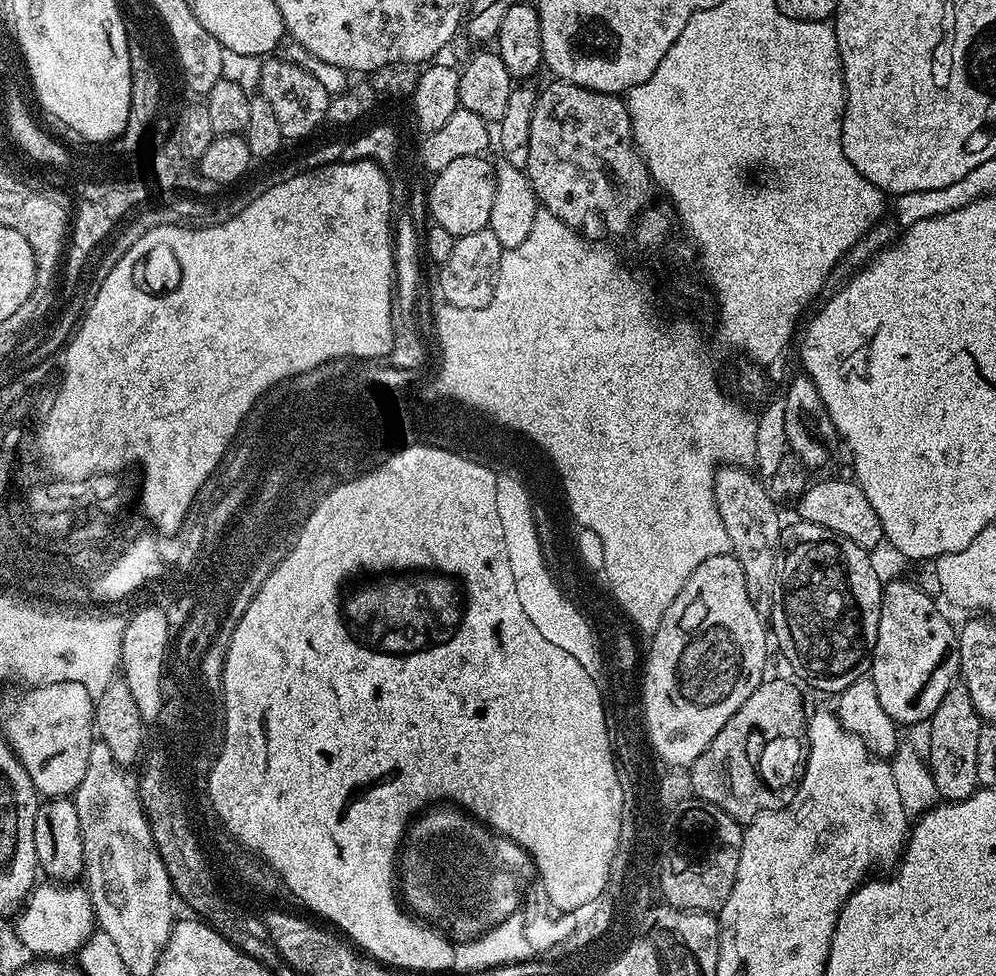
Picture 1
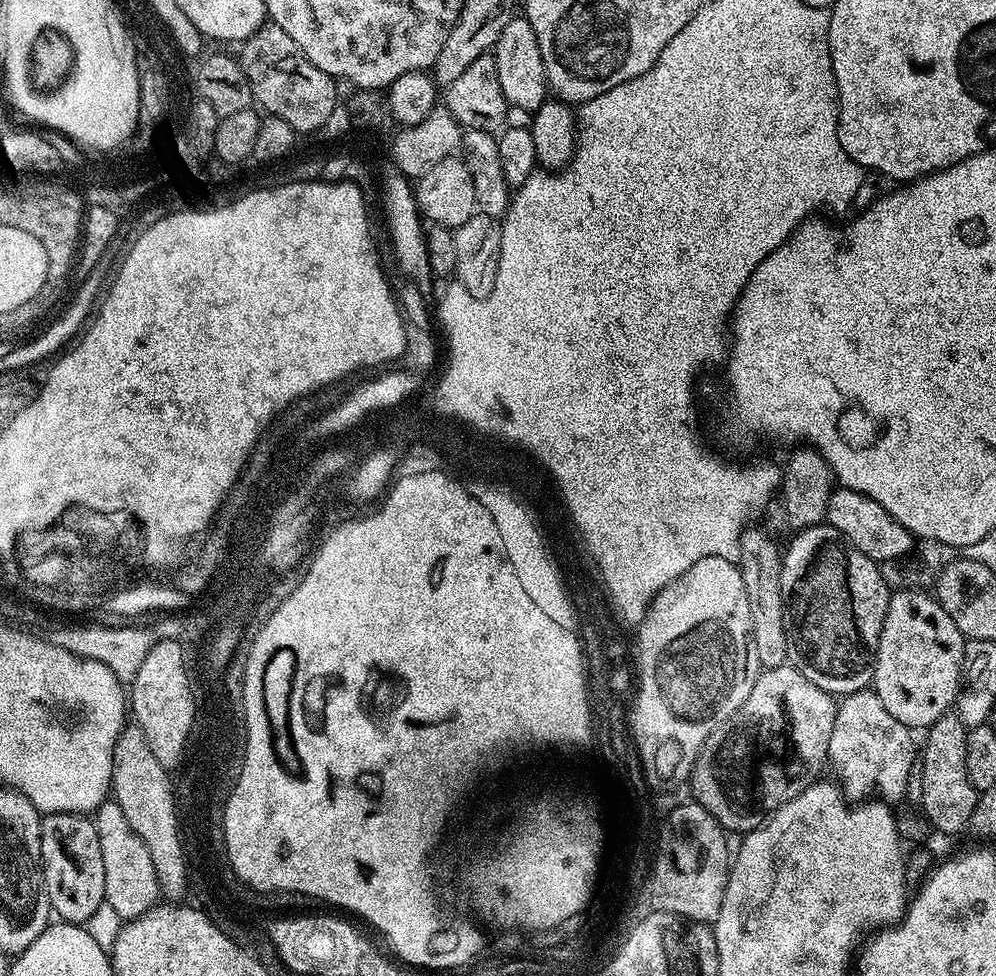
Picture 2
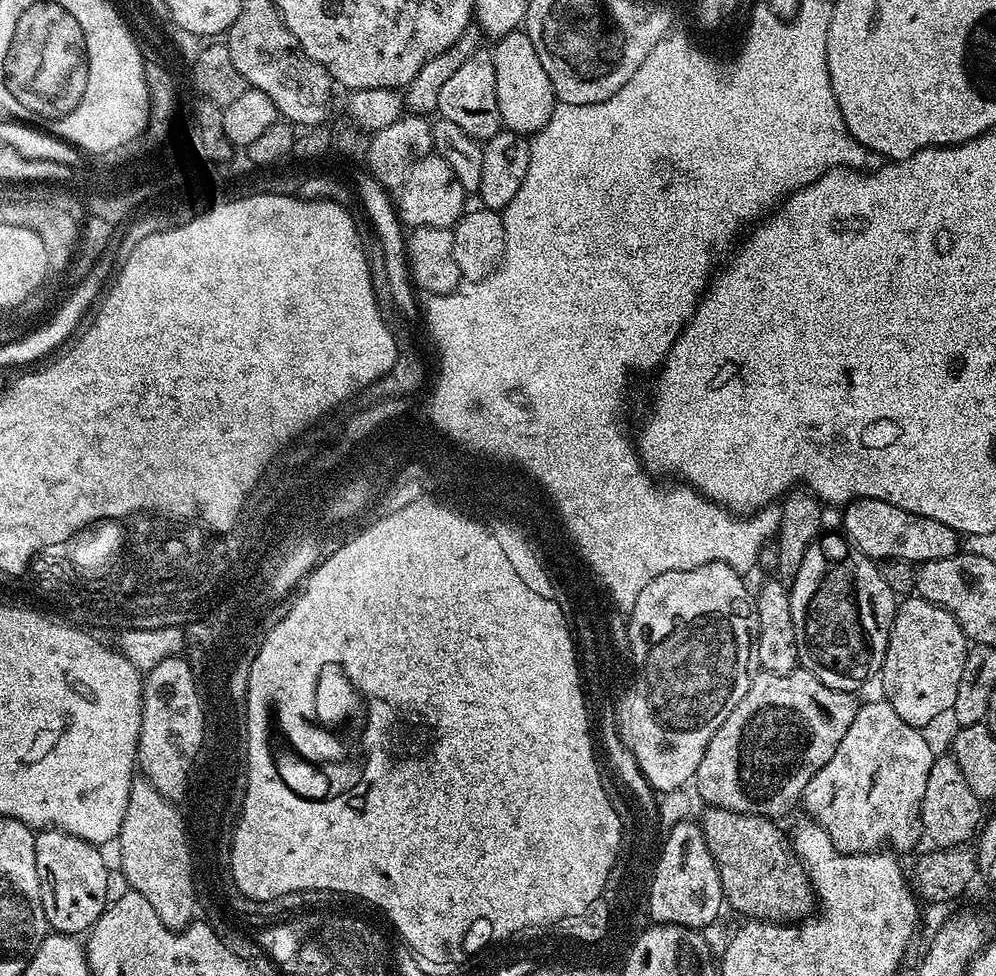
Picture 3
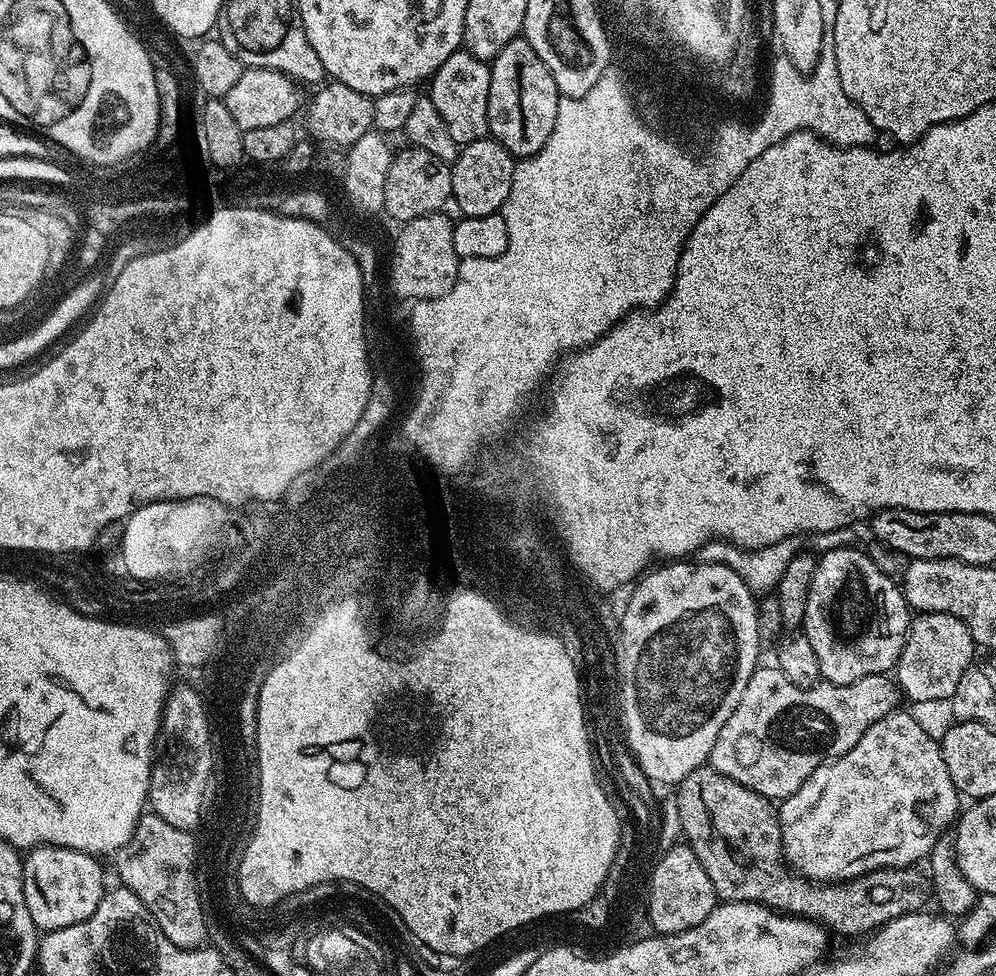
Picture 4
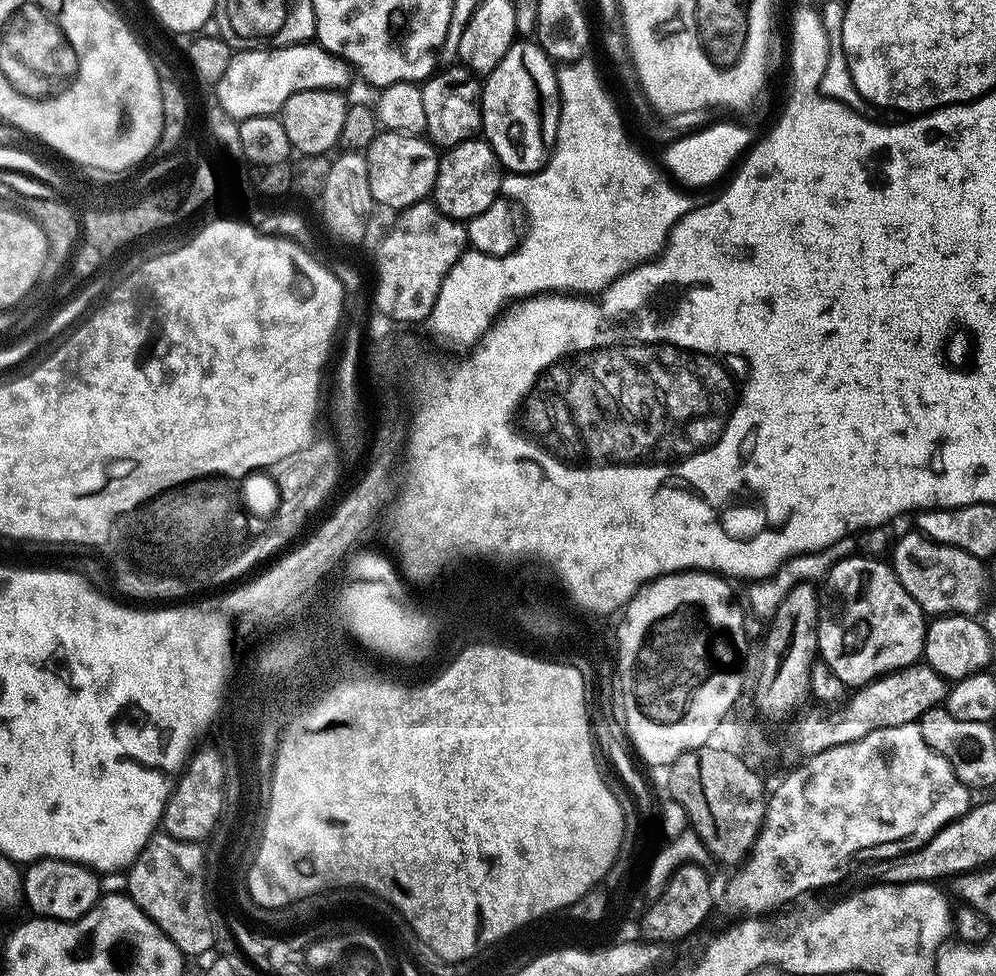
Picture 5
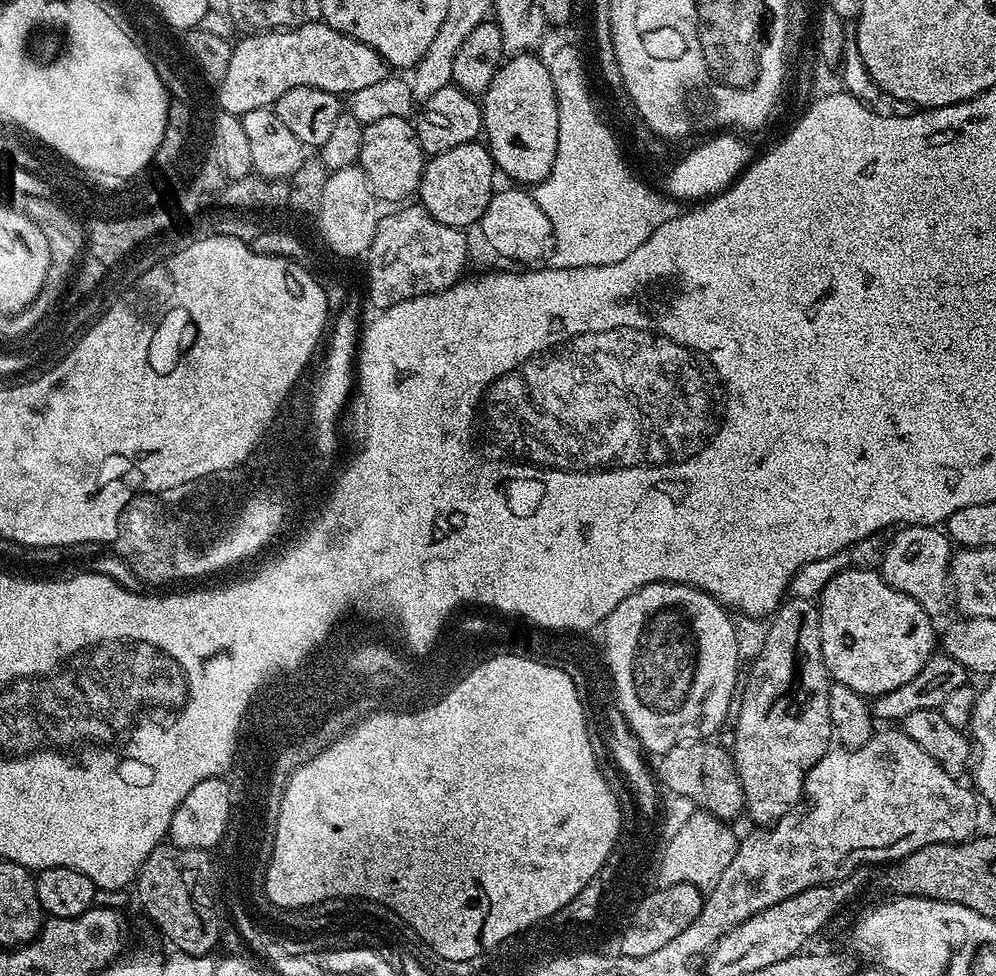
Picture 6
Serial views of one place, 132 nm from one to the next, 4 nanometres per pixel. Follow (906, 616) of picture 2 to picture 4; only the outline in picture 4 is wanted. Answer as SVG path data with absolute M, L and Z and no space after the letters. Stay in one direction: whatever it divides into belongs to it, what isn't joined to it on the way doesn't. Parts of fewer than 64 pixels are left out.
M926 612L917 615L908 625L908 637L896 663L894 679L911 703L951 700L962 674L974 662L975 652L978 652L977 645L973 644L970 630L966 630L962 621L950 614Z

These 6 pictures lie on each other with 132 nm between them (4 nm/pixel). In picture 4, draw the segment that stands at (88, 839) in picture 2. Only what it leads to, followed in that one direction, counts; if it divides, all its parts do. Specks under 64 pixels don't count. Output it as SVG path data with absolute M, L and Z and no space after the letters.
M41 844L39 848L31 849L23 857L23 862L26 910L30 910L30 918L34 918L34 926L41 933L74 926L98 910L106 883L97 857L73 848Z

